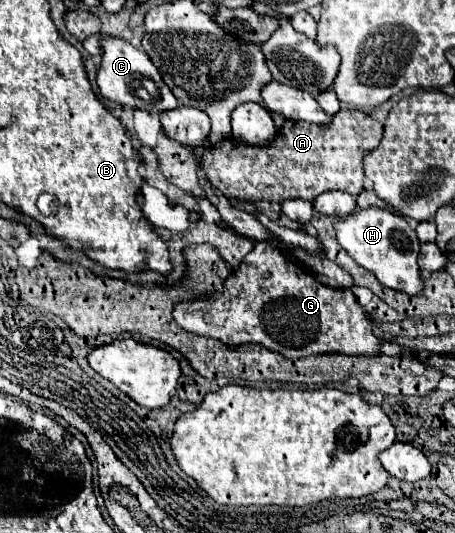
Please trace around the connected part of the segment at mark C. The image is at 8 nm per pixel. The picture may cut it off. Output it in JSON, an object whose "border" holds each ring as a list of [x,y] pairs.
{"border":[[[103,36],[101,38],[101,62],[97,66],[97,86],[99,92],[117,104],[131,106],[131,108],[141,108],[147,112],[165,112],[173,110],[177,106],[175,96],[163,82],[159,70],[155,64],[149,60],[145,52],[135,48],[133,44],[117,38],[117,36]]]}

